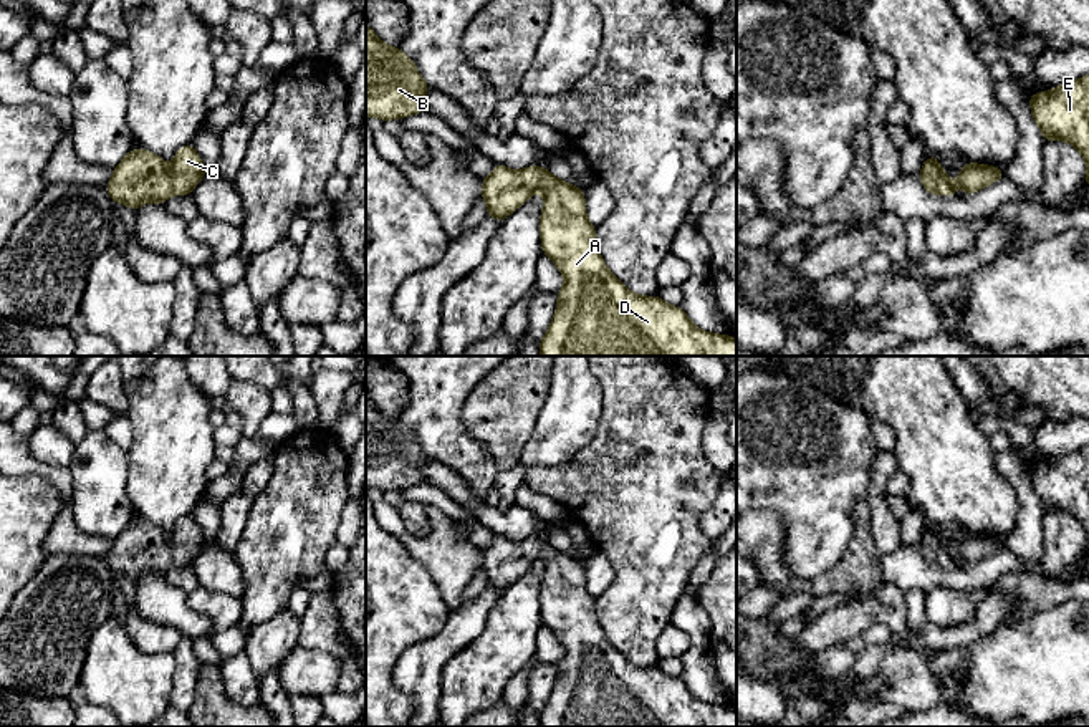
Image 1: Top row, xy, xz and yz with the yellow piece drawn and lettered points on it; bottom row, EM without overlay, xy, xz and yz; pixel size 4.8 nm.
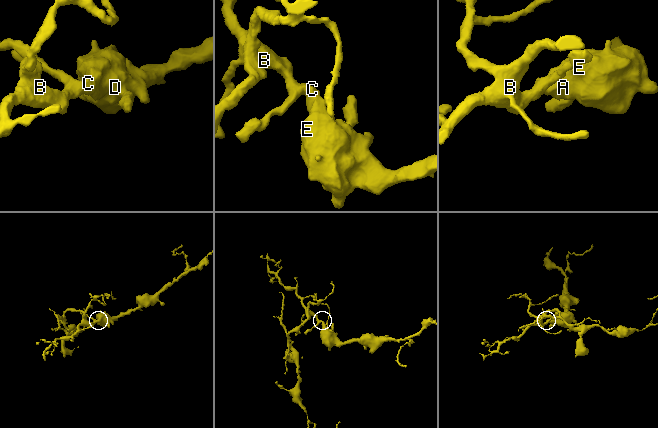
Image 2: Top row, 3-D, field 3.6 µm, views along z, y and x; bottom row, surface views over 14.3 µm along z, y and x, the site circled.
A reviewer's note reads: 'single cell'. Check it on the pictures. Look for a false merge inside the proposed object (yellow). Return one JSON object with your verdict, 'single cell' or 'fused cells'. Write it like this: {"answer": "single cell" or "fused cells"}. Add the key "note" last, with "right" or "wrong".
{"answer": "single cell", "note": "right"}

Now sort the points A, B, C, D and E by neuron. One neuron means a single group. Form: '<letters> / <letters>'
A B C D E

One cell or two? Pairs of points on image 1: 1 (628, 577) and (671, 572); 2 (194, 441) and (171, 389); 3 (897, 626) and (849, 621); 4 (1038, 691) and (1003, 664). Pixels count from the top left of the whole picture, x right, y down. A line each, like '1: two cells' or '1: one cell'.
1: one cell
2: one cell
3: one cell
4: one cell

